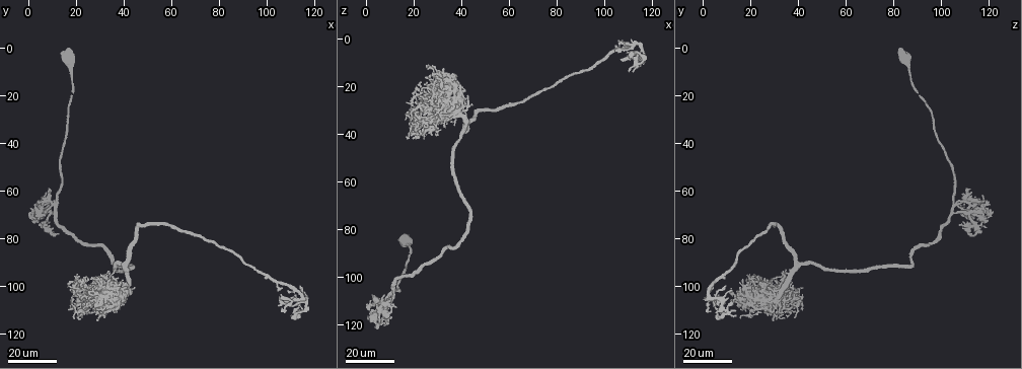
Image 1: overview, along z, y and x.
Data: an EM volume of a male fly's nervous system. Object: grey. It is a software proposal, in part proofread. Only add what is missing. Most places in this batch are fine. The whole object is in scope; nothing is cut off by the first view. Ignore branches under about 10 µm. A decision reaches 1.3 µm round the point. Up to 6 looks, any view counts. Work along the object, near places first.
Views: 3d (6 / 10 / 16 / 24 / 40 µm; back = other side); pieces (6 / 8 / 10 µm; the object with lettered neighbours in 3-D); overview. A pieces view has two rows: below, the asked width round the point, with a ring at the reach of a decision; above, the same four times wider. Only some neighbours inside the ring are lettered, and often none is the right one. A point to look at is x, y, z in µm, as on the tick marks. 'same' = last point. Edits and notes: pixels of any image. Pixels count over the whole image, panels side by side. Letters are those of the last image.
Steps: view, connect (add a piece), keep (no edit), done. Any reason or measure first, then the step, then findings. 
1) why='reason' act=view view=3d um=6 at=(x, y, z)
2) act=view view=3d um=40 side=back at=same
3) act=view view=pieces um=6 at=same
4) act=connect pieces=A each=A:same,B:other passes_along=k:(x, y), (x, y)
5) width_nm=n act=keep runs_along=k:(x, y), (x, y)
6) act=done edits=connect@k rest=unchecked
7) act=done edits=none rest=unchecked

why='long arm stops here' act=view view=3d um=16 at=(114, 109, 5)

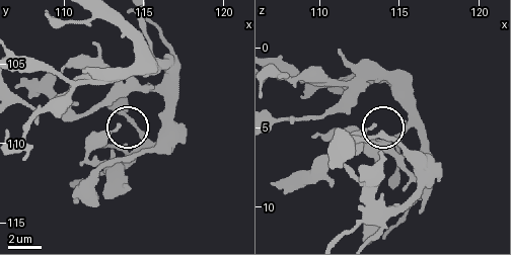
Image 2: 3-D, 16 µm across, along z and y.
act=view view=3d um=6 at=(113.5, 108.9, 4.9)

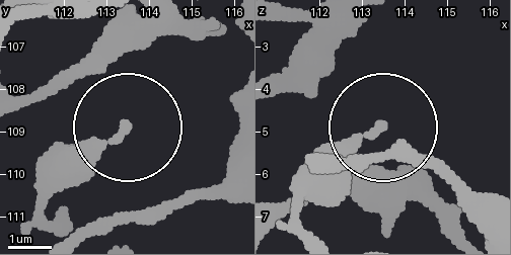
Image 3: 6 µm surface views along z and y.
act=view view=pieces um=10 at=(113.35, 108.95, 4.90)

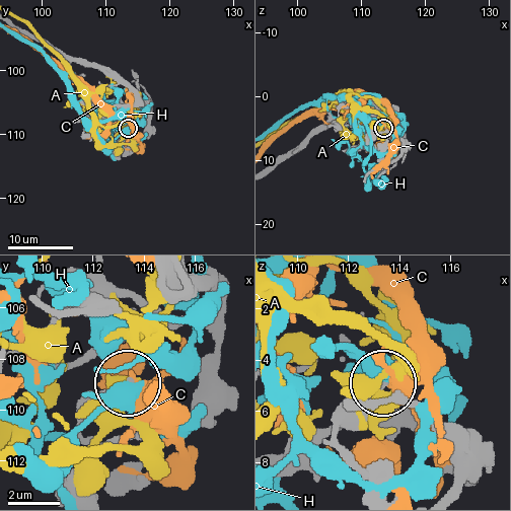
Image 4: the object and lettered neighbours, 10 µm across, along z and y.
act=keep each=A:other,C:other,H:other found='none of them fits'

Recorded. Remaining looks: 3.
act=view view=3d um=24 at=(6, 66, 109)

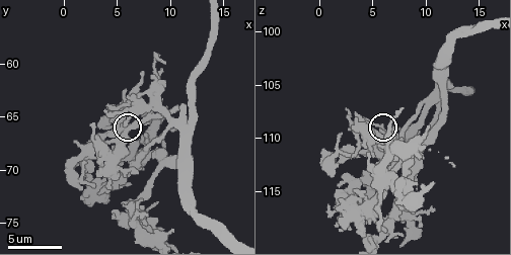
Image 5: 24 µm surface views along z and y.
act=view view=3d um=6 at=(5.6, 65.8, 109.4)

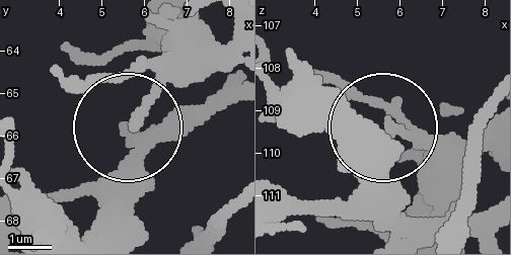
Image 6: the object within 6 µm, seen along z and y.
why='what lies round it' act=view view=pieces um=10 at=(5.85, 65.65, 109.25)

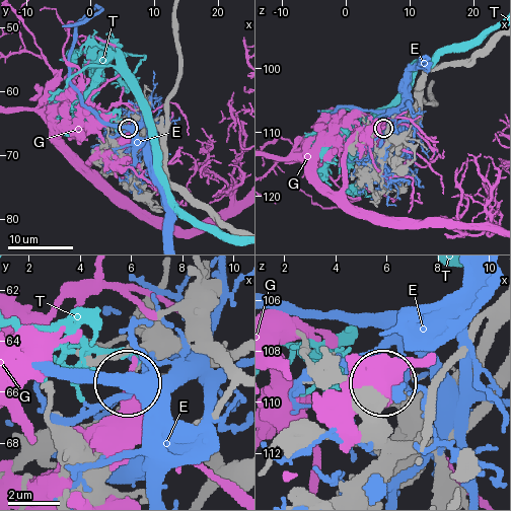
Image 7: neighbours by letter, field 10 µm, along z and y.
act=keep each=E:other,G:other,T:other found='no lettered piece goes on from it'

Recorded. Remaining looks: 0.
act=done edits=none rest=unchecked

